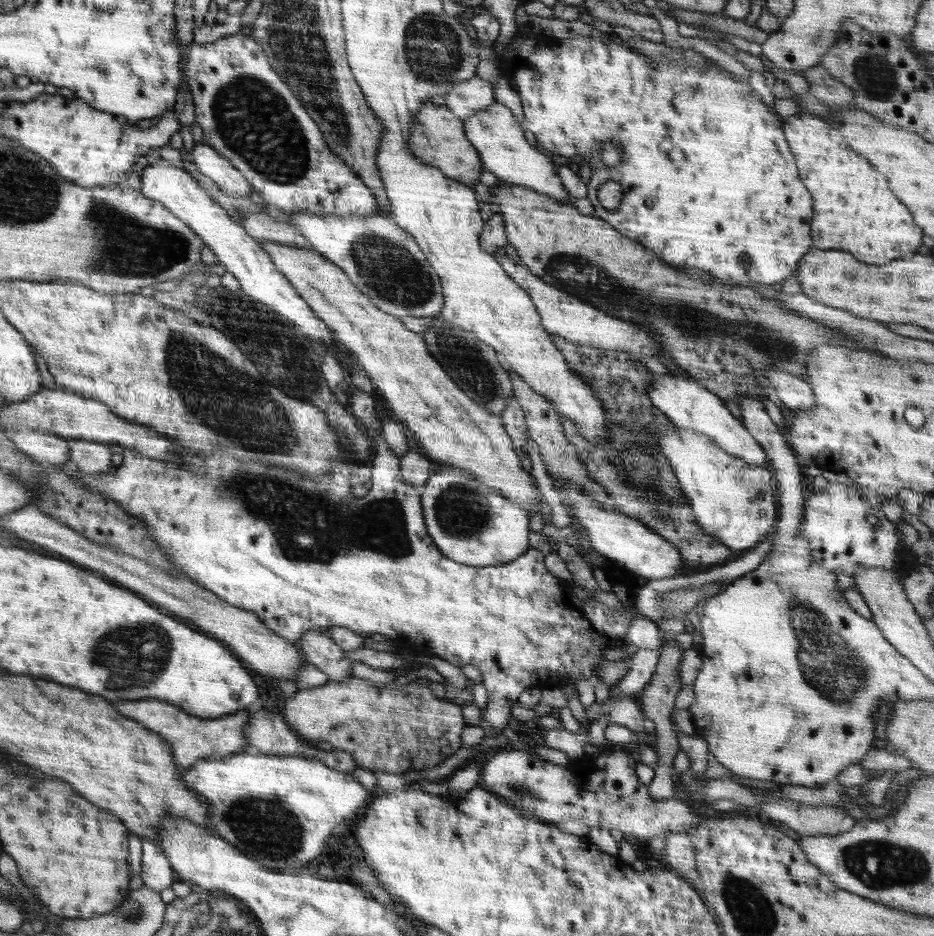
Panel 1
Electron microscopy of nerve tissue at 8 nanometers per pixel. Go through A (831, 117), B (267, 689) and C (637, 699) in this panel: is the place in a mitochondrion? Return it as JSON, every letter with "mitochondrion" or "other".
{"A":"other","B":"other","C":"other"}

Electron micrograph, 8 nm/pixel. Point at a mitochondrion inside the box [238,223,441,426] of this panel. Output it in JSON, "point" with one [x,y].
{"point":[392,272]}

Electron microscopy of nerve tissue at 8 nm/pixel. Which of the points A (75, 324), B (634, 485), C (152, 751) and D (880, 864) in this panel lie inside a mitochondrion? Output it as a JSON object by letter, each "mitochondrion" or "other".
{"A":"other","B":"mitochondrion","C":"other","D":"mitochondrion"}

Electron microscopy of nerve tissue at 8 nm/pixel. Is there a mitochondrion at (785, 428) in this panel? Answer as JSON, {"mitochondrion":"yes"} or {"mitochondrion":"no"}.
{"mitochondrion":"no"}

